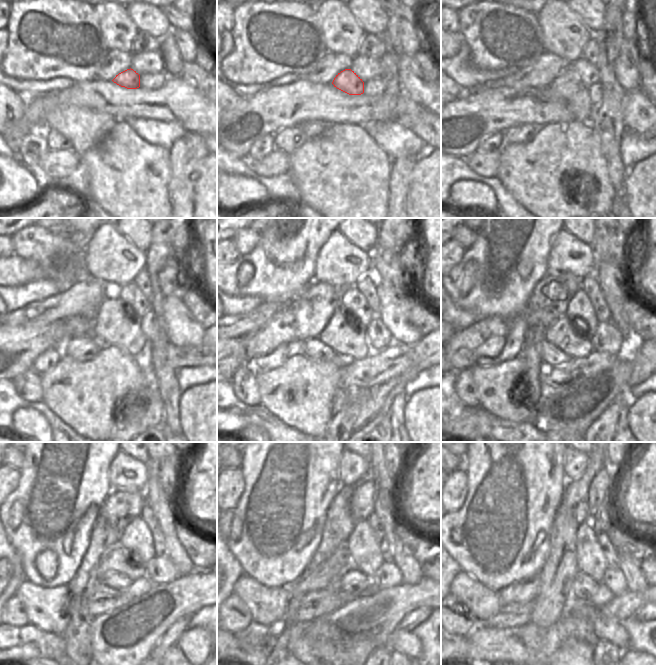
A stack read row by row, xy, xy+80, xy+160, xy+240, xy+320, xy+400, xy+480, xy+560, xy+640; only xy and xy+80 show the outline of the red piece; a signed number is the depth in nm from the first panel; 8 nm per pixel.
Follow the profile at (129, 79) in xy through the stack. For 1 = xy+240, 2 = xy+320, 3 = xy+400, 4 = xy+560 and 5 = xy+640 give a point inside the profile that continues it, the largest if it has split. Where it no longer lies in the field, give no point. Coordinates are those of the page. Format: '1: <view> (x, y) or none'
1: xy+240 (116, 324)
2: xy+320 (342, 335)
3: xy+400 (561, 334)
4: xy+560 (320, 578)
5: xy+640 (525, 590)

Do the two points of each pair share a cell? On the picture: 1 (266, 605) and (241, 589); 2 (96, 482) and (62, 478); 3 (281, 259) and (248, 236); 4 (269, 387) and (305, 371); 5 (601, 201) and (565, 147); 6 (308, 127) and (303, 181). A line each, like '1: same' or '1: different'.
1: same
2: same
3: different
4: same
5: same
6: different

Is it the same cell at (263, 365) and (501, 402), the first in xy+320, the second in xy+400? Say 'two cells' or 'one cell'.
two cells

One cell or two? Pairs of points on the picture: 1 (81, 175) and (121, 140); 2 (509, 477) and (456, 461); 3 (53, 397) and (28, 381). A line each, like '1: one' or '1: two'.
1: two
2: two
3: two

